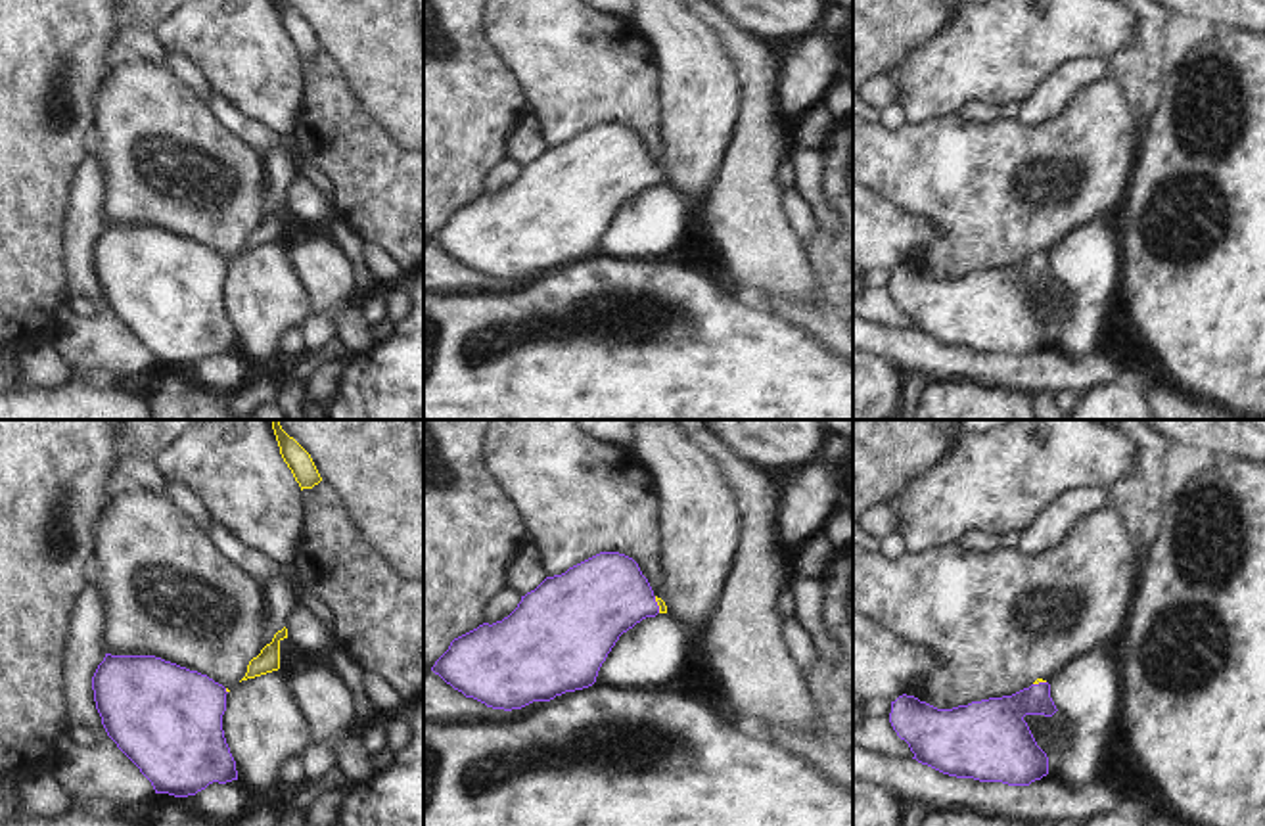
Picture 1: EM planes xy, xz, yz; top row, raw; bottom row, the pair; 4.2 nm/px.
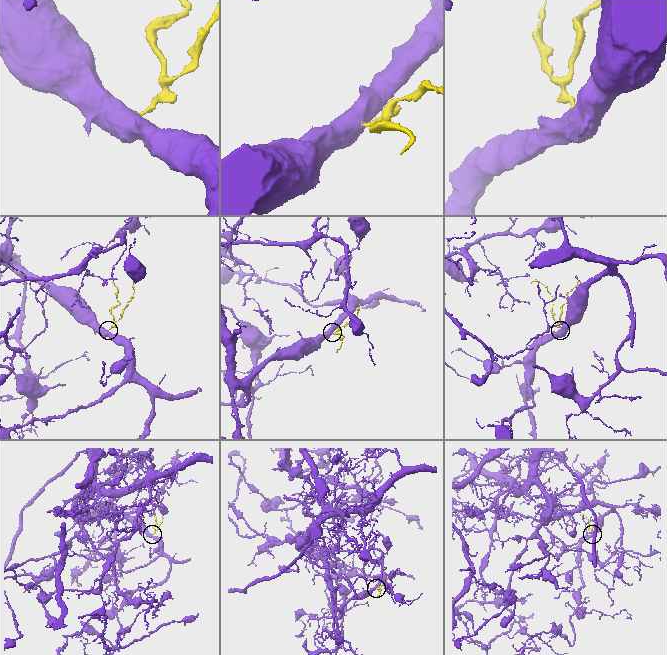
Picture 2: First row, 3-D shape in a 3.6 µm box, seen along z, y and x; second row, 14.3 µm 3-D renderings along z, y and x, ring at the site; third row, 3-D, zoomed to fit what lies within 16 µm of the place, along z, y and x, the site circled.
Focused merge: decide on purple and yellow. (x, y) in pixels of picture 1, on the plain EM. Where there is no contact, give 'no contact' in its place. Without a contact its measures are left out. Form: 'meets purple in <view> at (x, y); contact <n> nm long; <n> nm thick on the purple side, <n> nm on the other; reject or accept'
meets purple in xz at (656, 175); contact 80 nm long; 360 nm thick on the purple side, 30 nm on the other; accept

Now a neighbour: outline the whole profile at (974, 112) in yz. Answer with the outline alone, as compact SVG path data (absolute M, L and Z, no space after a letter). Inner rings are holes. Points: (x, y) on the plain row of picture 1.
M968 102L962 105L954 117L966 121L966 123L976 123L976 125L987 125L999 119L1000 107L999 105L989 105L981 102Z

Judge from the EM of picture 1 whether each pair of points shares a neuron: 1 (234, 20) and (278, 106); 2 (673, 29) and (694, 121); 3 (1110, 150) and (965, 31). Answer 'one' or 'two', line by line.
1: one
2: one
3: two

